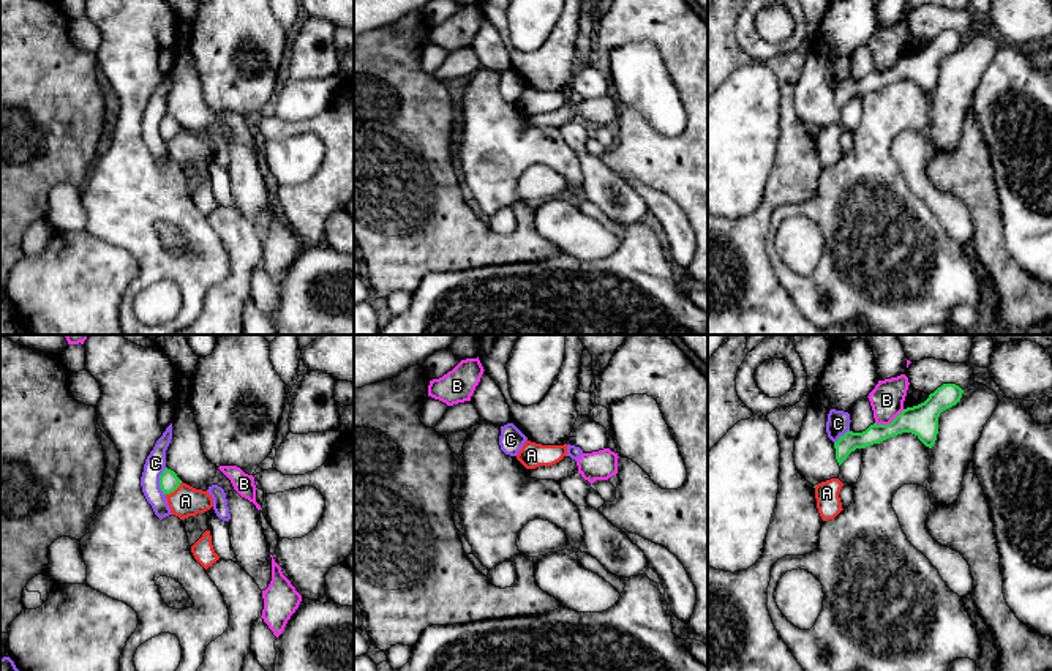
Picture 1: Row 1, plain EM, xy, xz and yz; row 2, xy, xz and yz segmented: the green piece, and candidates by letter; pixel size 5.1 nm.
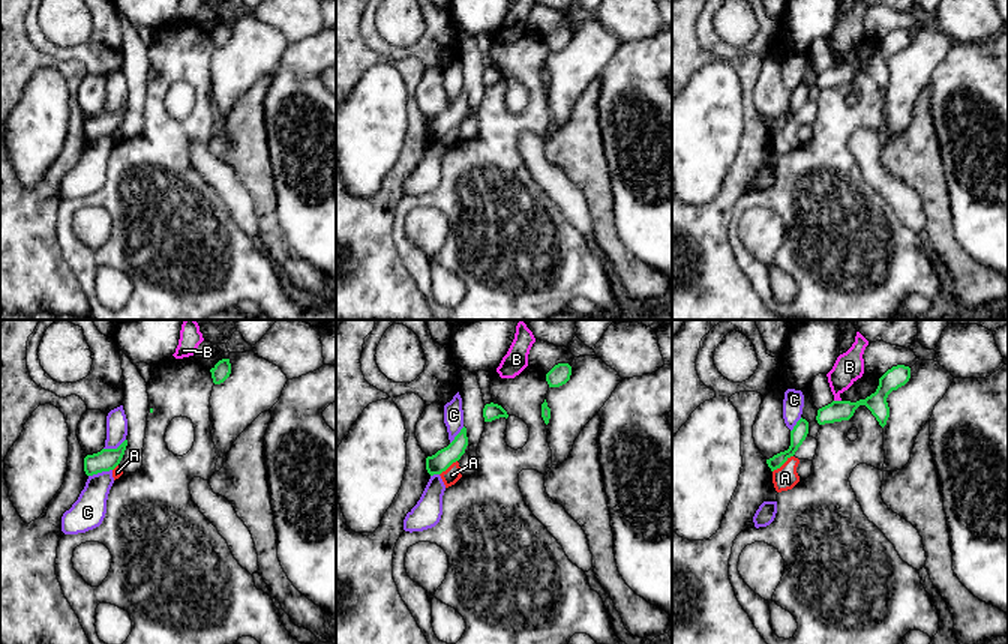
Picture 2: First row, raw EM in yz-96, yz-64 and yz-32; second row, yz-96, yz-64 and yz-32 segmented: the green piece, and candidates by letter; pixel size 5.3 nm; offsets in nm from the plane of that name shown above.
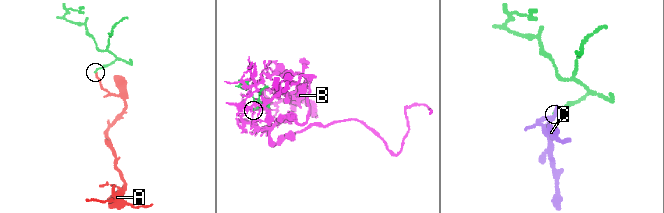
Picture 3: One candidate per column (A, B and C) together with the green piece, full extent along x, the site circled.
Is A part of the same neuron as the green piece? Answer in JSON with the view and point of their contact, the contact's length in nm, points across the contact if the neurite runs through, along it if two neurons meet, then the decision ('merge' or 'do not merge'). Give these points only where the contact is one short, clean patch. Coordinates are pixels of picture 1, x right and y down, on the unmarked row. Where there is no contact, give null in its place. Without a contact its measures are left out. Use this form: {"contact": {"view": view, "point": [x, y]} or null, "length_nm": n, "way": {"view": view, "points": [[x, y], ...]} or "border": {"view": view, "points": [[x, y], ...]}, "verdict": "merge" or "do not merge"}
{"contact": {"view": "xy", "point": [174, 136]}, "length_nm": 110, "border": {"view": "xy", "points": [[182, 128], [166, 141]]}, "verdict": "do not merge"}

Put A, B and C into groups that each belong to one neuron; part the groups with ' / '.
A / B / C

